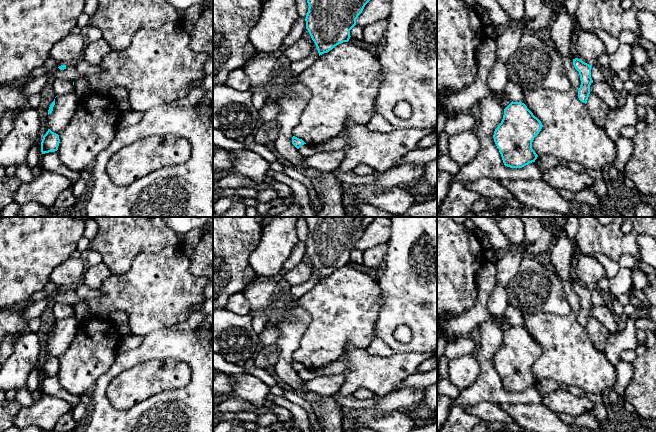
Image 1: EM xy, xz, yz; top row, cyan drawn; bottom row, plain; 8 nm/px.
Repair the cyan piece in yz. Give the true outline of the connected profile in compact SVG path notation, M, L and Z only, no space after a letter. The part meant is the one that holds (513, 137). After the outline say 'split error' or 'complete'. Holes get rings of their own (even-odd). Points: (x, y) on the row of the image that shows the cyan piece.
M511 102L505 109L501 123L494 131L494 142L499 149L503 163L510 168L522 168L535 162L538 155L532 149L532 142L543 125L522 102Z; complete

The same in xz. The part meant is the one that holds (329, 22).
M307 0L306 29L319 56L348 42L350 30L370 0Z; complete

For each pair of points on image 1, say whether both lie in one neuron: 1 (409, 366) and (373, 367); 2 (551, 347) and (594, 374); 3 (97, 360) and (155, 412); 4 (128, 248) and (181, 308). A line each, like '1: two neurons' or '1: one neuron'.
1: one neuron
2: one neuron
3: two neurons
4: two neurons

